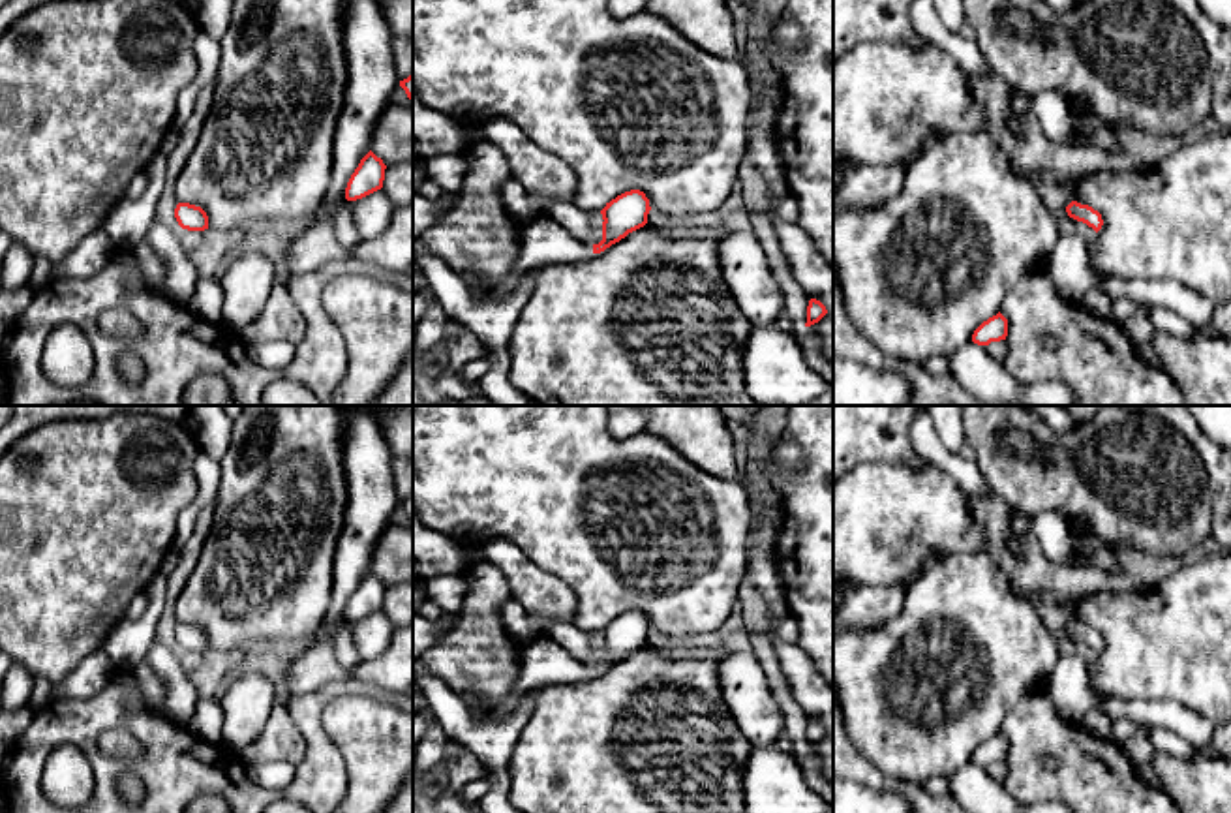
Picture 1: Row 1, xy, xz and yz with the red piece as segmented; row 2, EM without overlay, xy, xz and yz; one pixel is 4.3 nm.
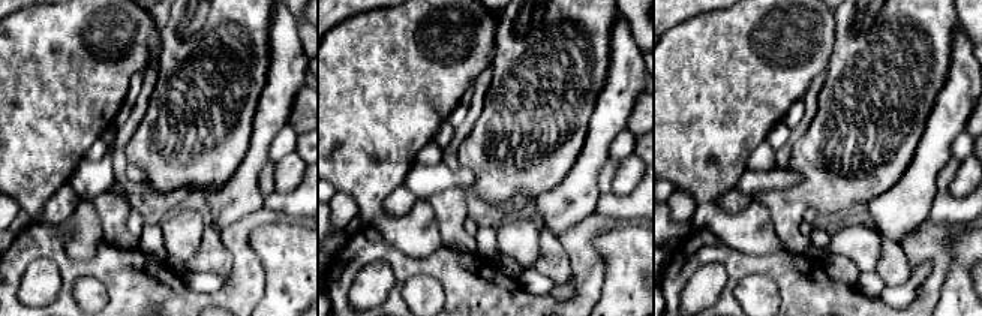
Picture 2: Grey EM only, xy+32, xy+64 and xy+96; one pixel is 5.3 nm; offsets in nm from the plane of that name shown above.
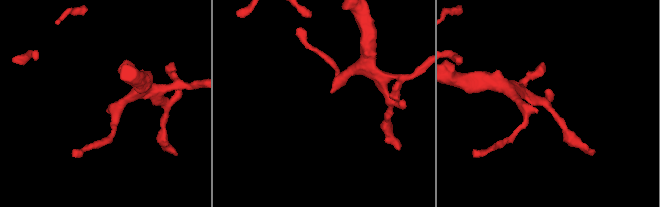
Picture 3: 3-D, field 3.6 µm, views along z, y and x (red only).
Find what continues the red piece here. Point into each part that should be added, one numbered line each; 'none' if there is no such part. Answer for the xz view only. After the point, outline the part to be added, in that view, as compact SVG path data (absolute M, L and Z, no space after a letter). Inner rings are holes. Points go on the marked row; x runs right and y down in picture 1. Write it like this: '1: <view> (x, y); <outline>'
1: xz (543, 241); M537 216L524 225L520 253L509 274L488 293L494 299L507 297L520 276L550 263L570 263L593 255L593 246L574 238L565 227L548 216Z

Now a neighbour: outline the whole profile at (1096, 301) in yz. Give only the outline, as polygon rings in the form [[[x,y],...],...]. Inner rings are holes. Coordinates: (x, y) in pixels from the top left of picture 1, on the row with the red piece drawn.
[[[1098,287],[1090,289],[1085,299],[1081,300],[1081,304],[1094,315],[1098,317],[1107,317],[1107,314],[1113,308],[1115,299],[1107,293],[1102,291]]]

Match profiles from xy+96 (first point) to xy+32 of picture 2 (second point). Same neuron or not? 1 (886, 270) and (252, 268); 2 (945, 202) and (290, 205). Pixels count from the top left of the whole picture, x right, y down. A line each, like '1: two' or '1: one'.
1: two
2: one

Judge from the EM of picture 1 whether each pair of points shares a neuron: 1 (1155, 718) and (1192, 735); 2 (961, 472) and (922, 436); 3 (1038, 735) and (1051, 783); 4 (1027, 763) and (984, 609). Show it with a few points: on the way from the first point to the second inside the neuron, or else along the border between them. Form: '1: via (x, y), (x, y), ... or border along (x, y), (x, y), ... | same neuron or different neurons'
1: via (1164, 718), (1175, 718), (1183, 725) | same neuron
2: via (952, 462), (931, 445) | same neuron
3: via (1034, 746), (1034, 766), (1040, 772) | same neuron
4: border along (1042, 678), (1029, 686), (999, 731) | different neurons

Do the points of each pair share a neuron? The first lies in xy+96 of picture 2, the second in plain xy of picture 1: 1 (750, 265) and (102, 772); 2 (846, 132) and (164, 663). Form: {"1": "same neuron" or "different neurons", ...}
{"1": "same neuron", "2": "different neurons"}

